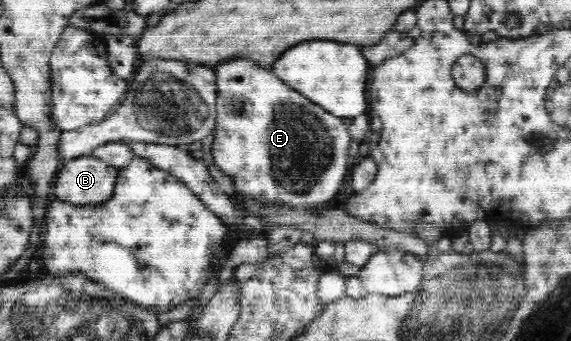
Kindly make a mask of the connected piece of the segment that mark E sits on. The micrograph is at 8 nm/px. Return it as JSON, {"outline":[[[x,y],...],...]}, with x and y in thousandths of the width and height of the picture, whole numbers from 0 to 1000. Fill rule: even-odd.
{"outline":[[[410,167],[396,170],[394,179],[382,185],[378,202],[378,226],[382,226],[382,355],[378,355],[378,413],[371,425],[370,449],[375,455],[373,469],[377,481],[396,507],[403,513],[403,525],[410,531],[410,554],[424,563],[427,575],[445,581],[455,598],[476,598],[480,610],[518,610],[532,613],[532,607],[546,607],[557,595],[571,595],[578,589],[599,548],[602,525],[606,525],[606,490],[609,490],[609,431],[613,431],[613,390],[609,387],[609,367],[599,358],[599,346],[574,331],[566,314],[553,302],[546,302],[529,273],[522,273],[506,249],[501,249],[489,226],[482,223],[480,208],[473,208],[469,194],[448,191],[434,167]]]}

